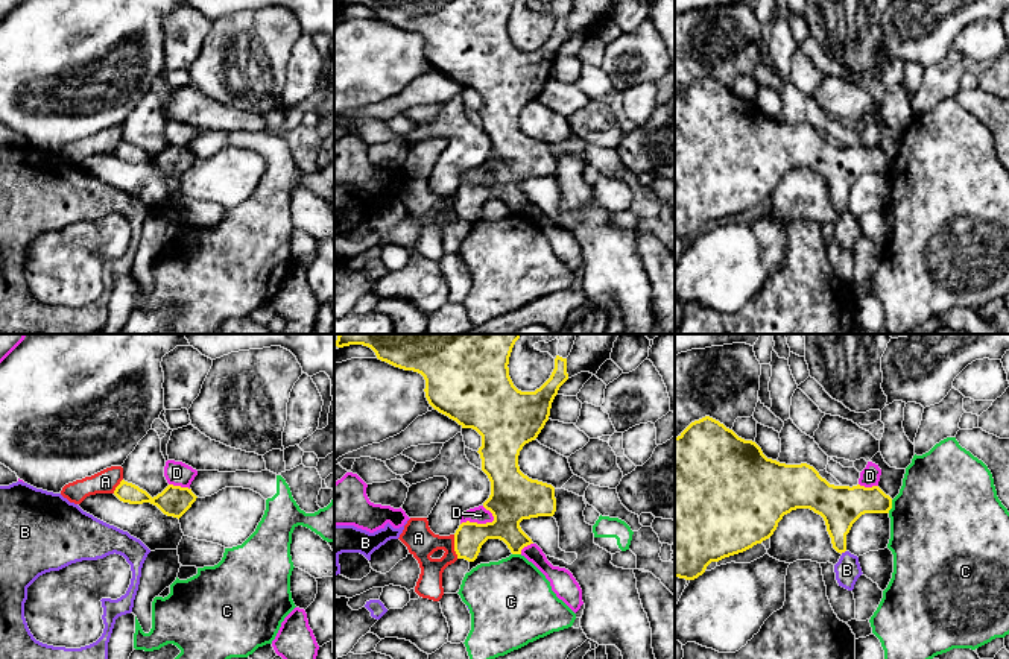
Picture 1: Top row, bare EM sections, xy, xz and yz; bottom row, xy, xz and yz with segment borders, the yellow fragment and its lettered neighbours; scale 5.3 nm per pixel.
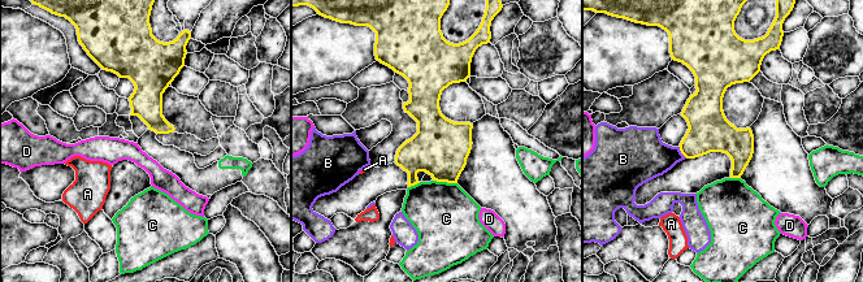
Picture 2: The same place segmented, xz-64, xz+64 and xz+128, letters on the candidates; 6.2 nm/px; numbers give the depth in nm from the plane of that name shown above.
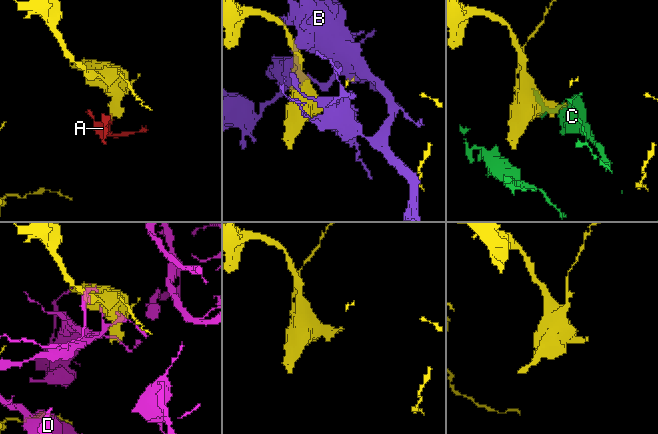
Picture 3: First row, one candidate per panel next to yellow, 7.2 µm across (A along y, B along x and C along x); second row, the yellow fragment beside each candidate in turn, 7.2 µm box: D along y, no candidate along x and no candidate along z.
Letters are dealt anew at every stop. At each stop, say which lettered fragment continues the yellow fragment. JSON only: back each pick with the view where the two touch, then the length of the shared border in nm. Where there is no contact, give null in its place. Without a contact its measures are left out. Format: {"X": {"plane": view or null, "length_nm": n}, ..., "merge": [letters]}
{"merge": []}

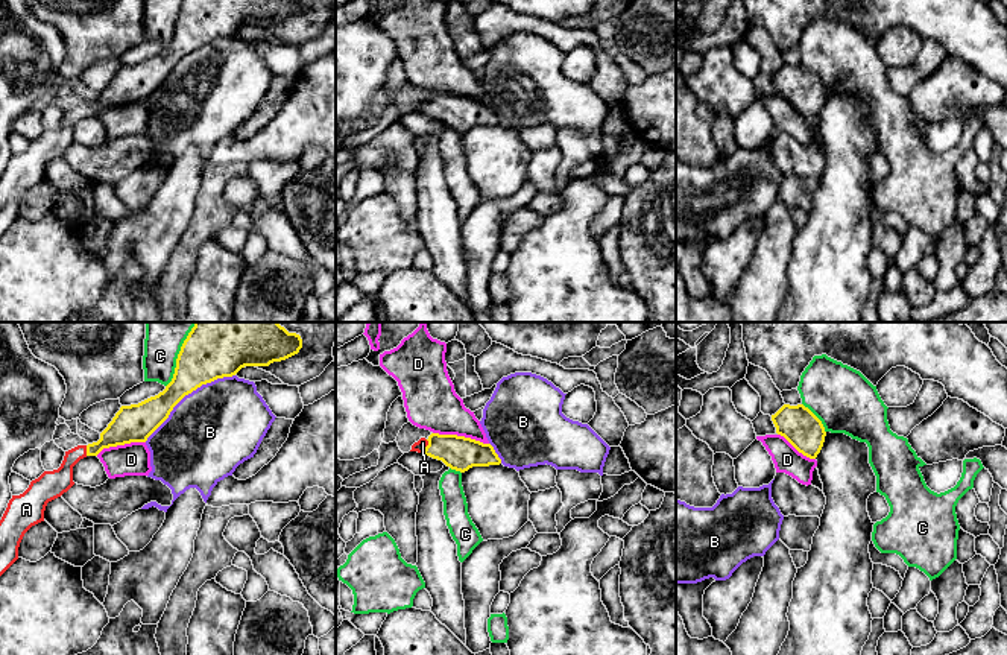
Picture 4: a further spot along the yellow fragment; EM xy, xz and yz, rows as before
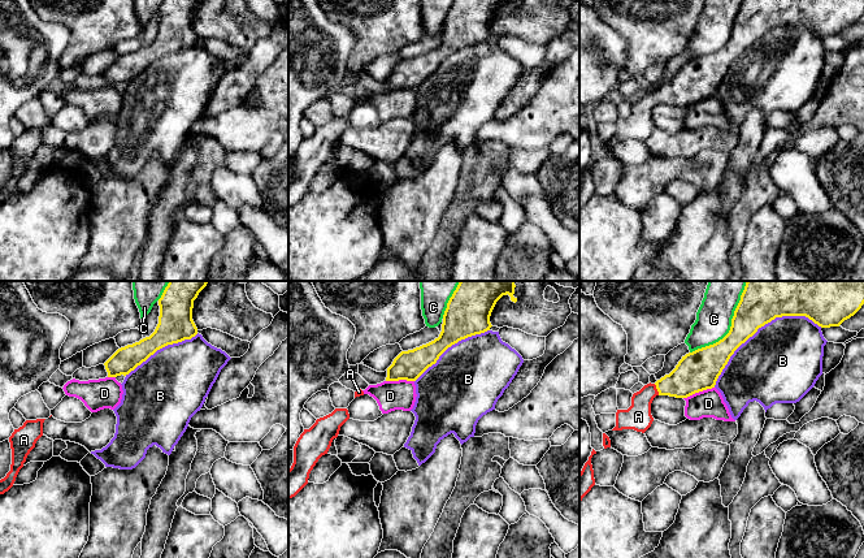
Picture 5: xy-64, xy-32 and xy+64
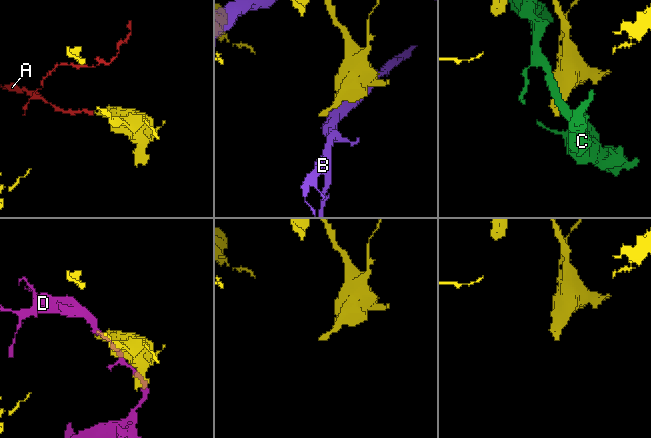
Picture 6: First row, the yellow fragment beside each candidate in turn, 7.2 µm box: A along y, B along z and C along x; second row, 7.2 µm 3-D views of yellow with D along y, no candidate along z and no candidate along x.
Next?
{"A": {"plane": "xz", "length_nm": 80}, "merge": ["A"]}

